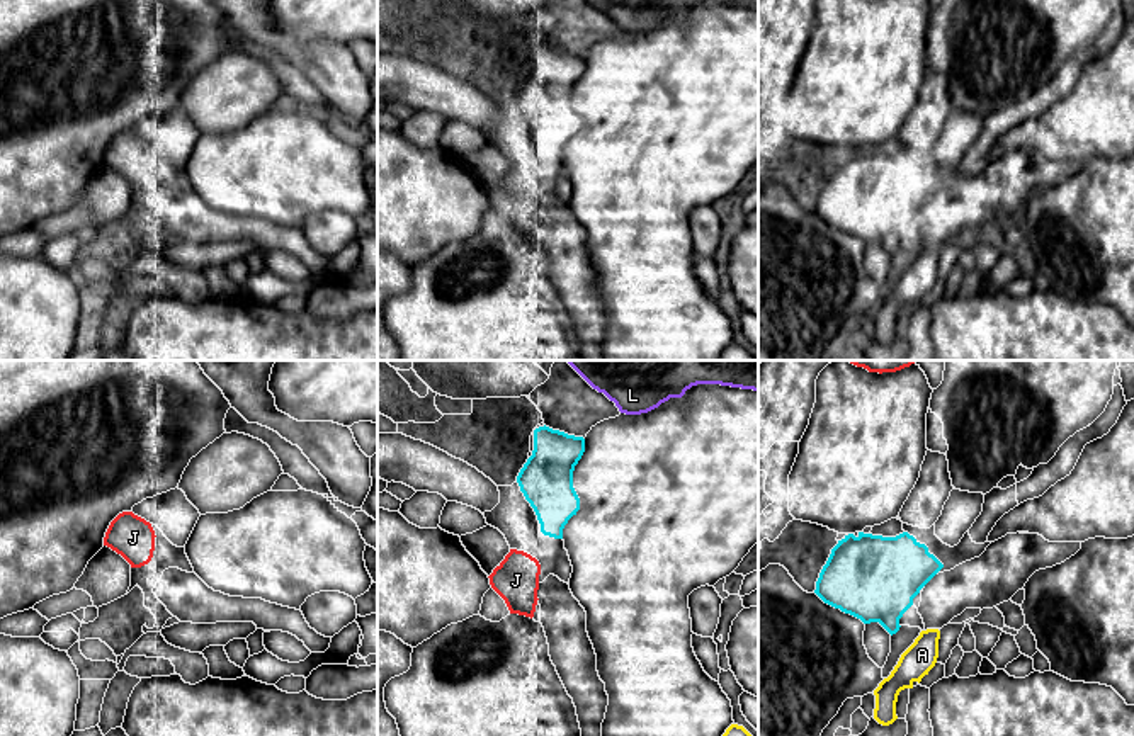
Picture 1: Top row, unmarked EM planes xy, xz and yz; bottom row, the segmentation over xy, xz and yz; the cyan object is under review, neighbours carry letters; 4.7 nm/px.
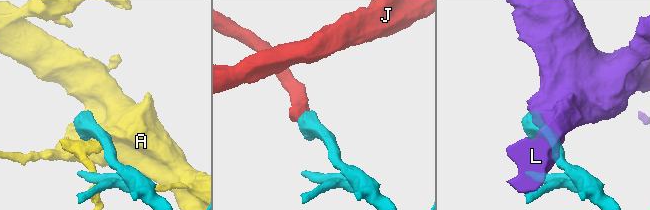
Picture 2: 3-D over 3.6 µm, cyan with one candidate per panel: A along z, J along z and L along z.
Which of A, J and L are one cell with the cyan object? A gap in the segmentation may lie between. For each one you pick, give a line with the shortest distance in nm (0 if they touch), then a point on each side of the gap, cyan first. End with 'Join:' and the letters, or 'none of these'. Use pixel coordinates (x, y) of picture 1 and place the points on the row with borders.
J: gap 120 nm; span xz (544, 534), (529, 554)
Join: J

